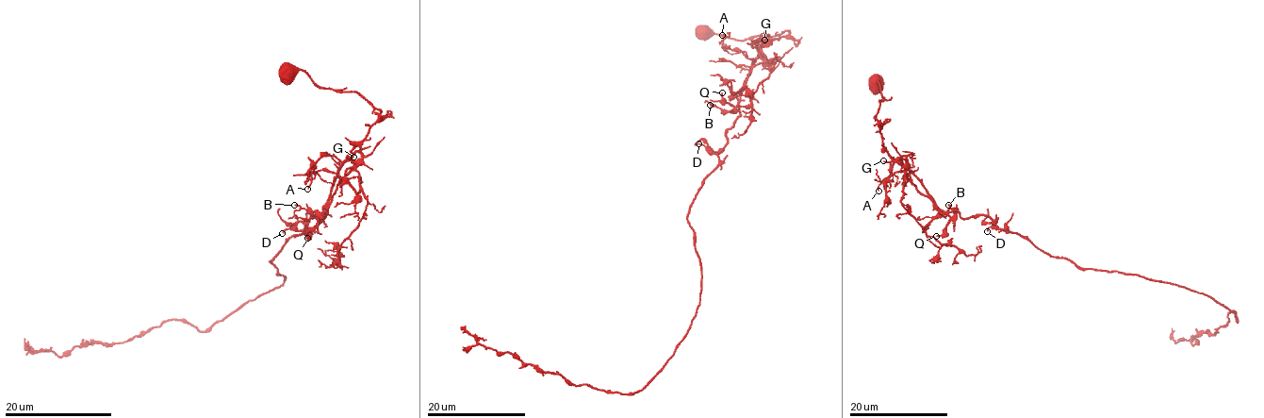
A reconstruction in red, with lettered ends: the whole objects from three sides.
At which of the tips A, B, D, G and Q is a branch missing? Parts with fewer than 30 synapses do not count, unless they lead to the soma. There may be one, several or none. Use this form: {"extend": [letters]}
{"extend": ["G"]}

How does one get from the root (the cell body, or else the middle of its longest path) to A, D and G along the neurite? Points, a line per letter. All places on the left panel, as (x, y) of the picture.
A: (274, 266), (281, 247), (303, 231), (297, 224), (325, 215), (341, 163), (322, 157), (307, 189)
D: (274, 266), (269, 262), (281, 247), (291, 237), (303, 231), (287, 228), (282, 233)
G: (274, 266), (269, 262), (281, 247), (303, 231), (297, 224), (325, 215), (337, 170), (353, 157)

